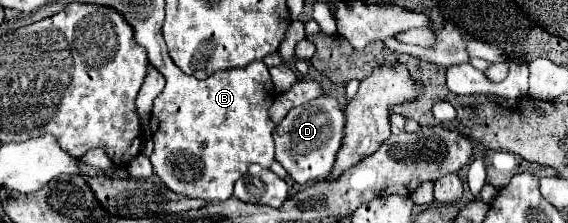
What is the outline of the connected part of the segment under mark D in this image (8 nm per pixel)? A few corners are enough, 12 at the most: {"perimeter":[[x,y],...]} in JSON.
{"perimeter":[[333,96],[275,126],[275,160],[305,186],[329,176],[345,116]]}

